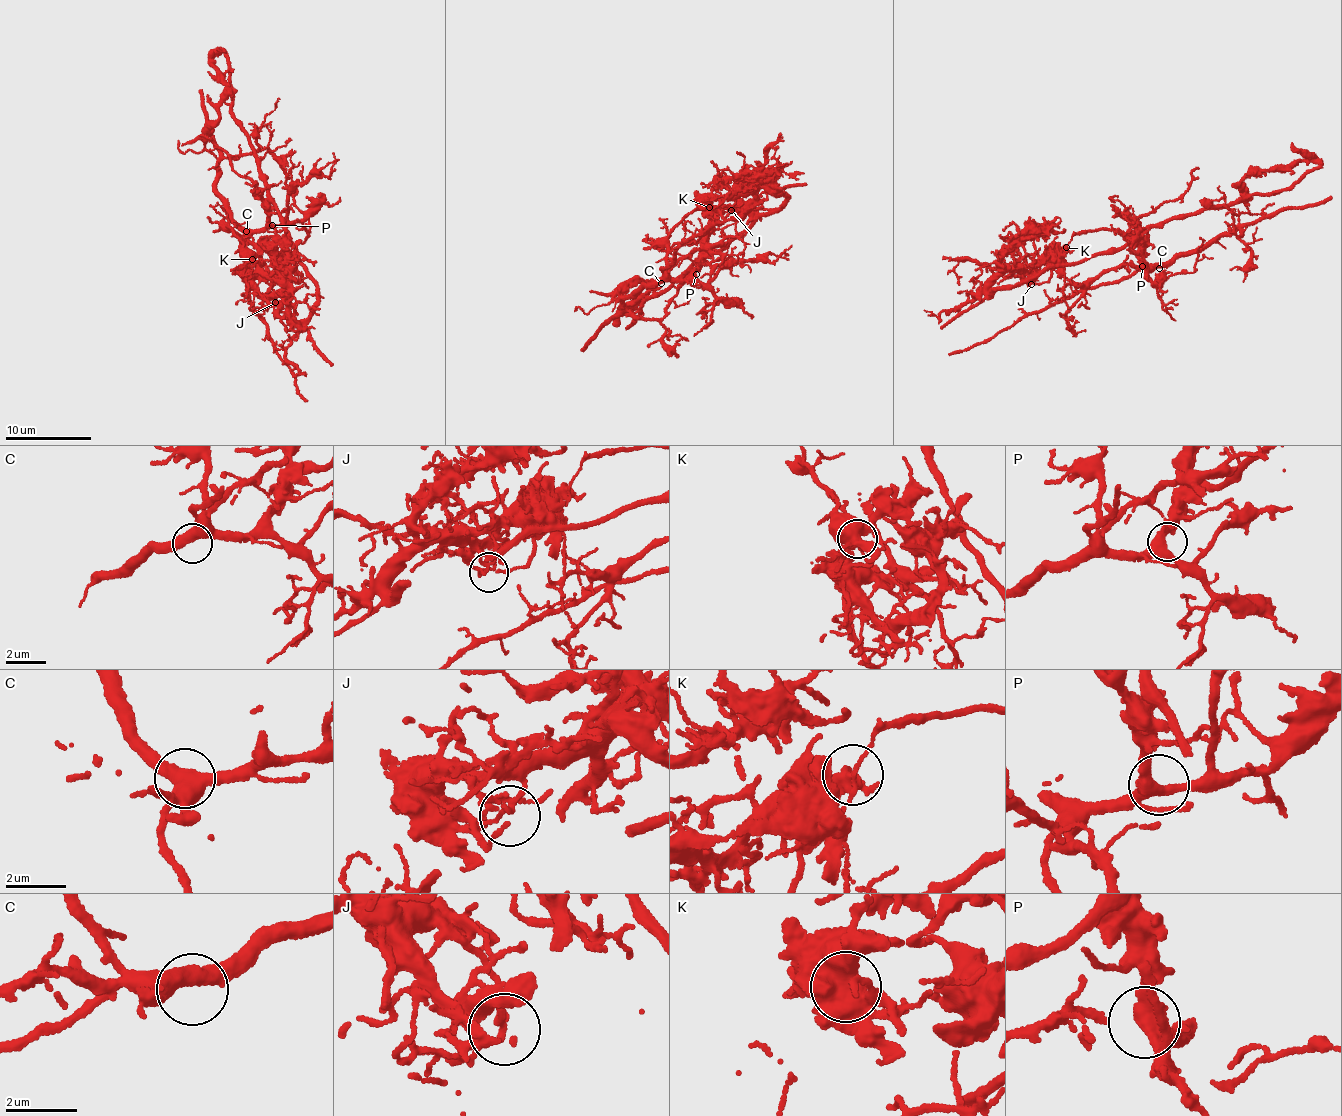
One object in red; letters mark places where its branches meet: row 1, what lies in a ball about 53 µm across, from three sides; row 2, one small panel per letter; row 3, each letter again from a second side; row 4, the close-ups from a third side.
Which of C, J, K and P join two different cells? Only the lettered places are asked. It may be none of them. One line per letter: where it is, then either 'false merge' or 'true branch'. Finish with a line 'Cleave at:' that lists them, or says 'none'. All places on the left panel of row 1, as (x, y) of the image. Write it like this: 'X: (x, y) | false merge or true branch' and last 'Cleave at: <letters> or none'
C: (246, 231) | true branch
J: (275, 302) | true branch
K: (252, 259) | false merge
P: (272, 225) | true branch
Cleave at: K

